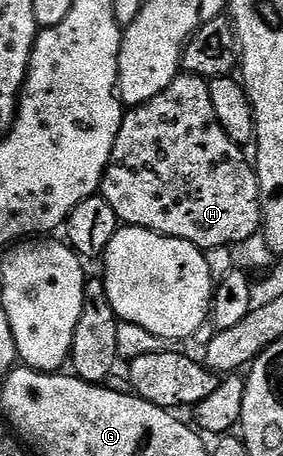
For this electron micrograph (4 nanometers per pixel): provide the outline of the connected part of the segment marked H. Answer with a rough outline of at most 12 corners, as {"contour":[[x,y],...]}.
{"contour":[[183,72],[123,116],[100,196],[203,251],[263,228],[258,175]]}

